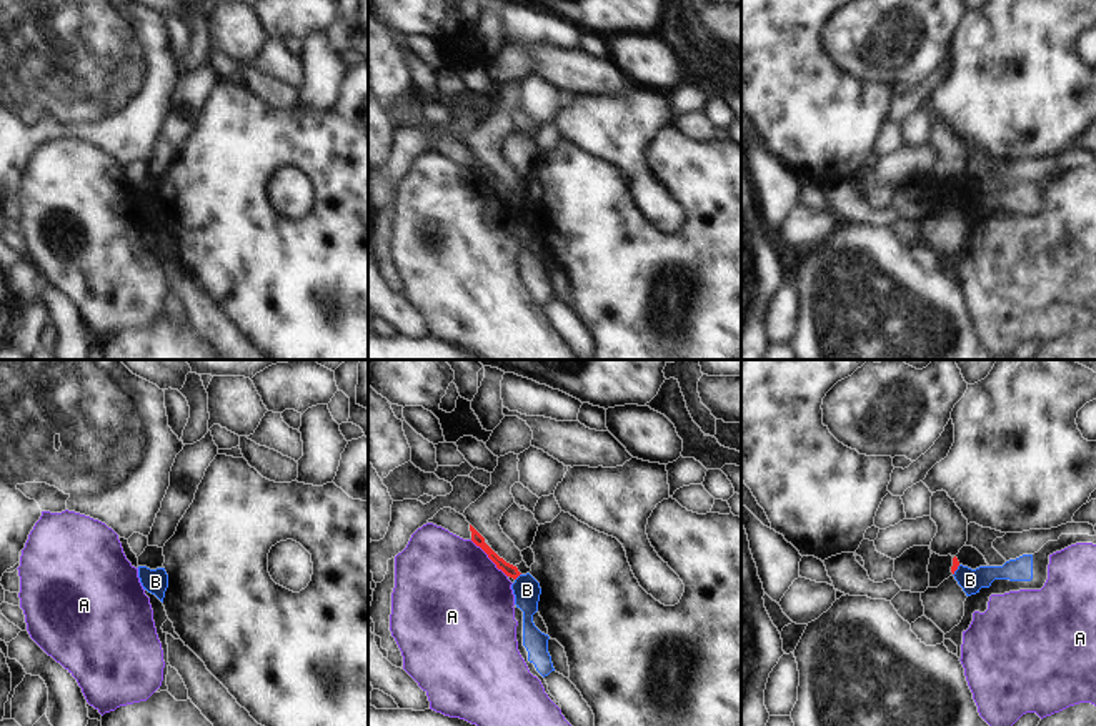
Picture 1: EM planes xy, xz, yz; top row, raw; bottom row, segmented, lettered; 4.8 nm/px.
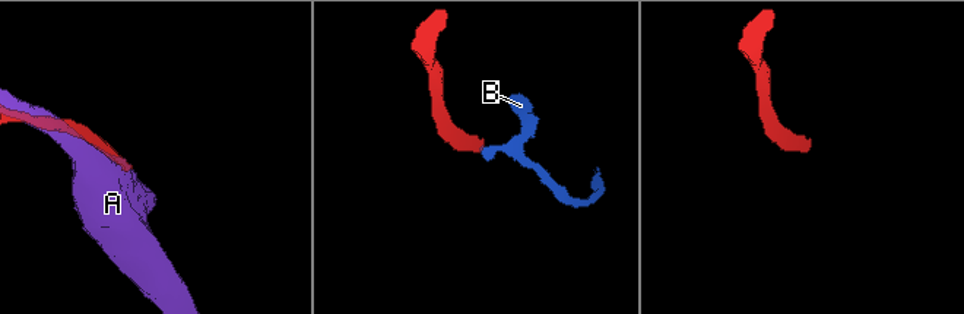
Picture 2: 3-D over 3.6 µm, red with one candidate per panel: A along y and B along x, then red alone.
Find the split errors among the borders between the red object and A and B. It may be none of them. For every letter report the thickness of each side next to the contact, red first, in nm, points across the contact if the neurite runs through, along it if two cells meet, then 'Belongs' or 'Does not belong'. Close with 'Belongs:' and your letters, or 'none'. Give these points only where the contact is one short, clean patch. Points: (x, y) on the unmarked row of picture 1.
A: Thickness 60 nm (red) against 500 nm. Does not belong
B: Thickness 60 nm (red) against 130 nm. Boundary: xz (520, 200), (515, 207). Does not belong
Belongs: none

